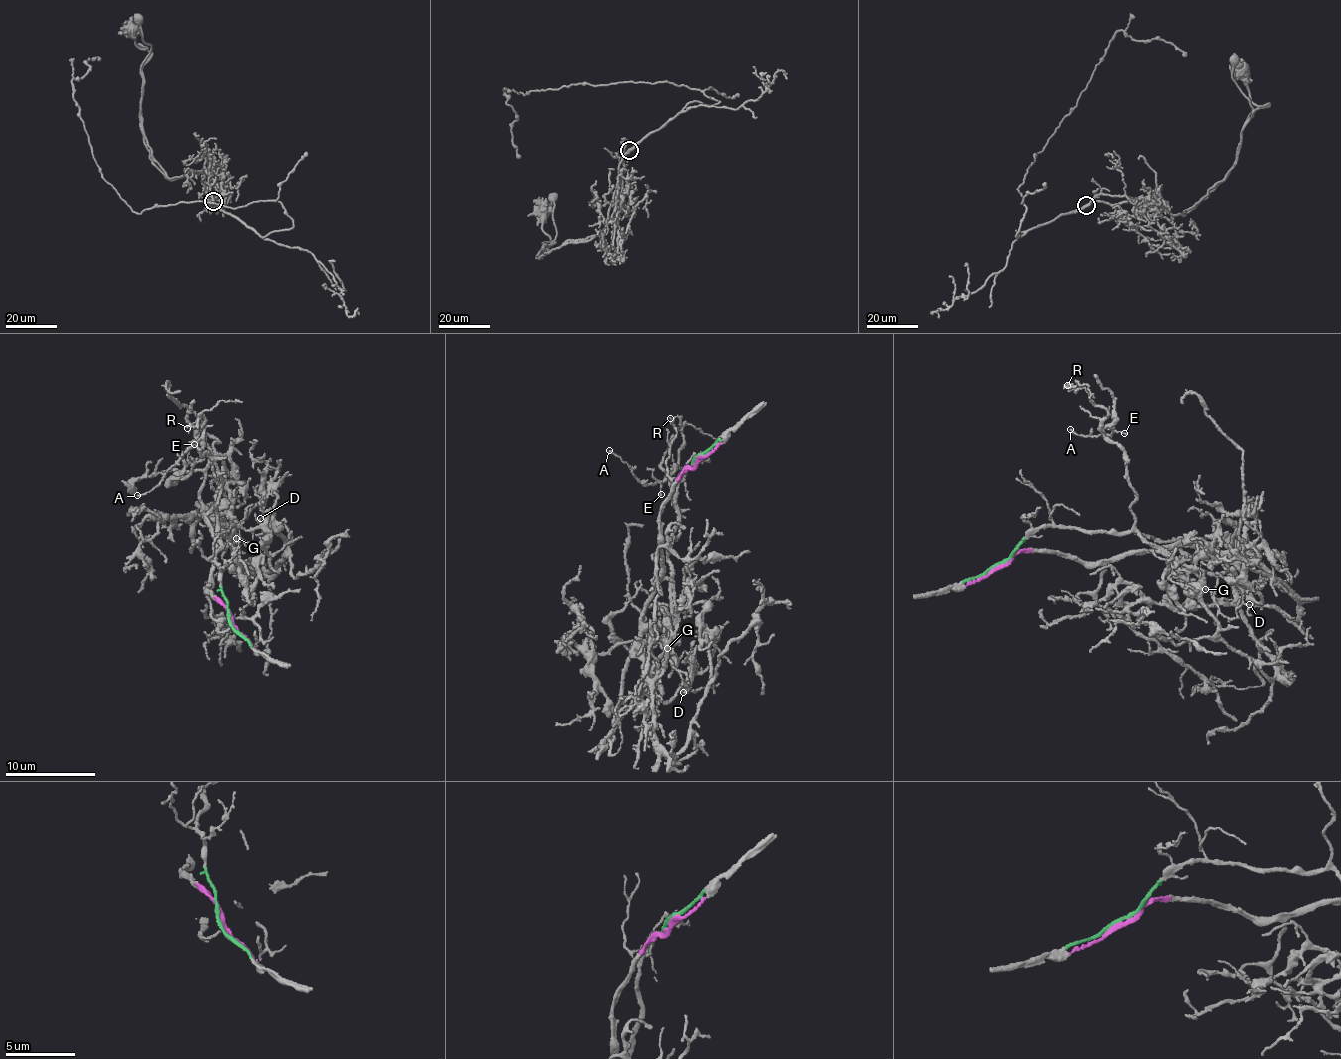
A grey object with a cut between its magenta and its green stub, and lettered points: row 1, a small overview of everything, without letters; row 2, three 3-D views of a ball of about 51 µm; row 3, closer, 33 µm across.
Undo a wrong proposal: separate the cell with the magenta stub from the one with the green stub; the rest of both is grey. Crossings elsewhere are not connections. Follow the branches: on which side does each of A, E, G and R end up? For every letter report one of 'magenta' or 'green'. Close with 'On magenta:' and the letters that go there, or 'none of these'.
A: green
E: green
G: magenta
R: green
On magenta: G

